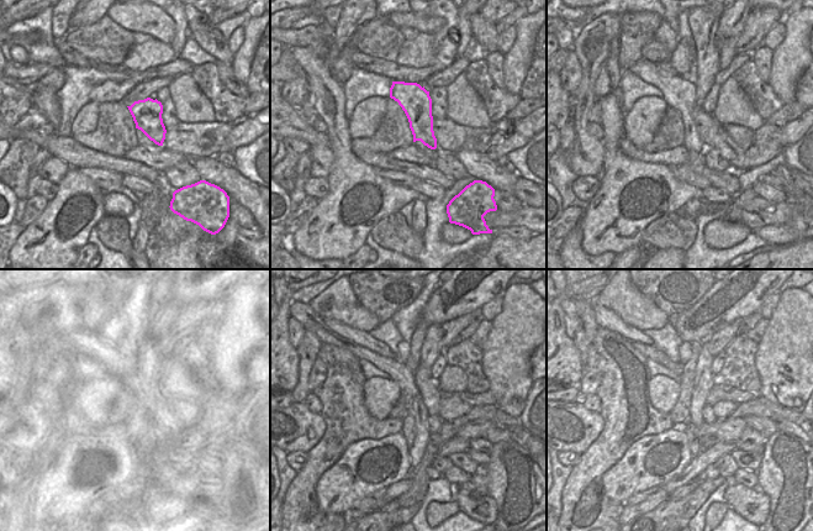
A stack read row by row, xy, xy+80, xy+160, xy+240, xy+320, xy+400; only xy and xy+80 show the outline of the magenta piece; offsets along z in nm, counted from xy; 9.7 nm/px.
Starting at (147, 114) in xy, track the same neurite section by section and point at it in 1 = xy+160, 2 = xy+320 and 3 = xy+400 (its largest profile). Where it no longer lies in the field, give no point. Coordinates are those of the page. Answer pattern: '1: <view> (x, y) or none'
1: xy+160 (679, 93)
2: xy+320 (359, 337)
3: xy+400 (606, 319)

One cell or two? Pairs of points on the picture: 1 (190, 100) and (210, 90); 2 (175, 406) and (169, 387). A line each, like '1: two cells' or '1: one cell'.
1: two cells
2: two cells

